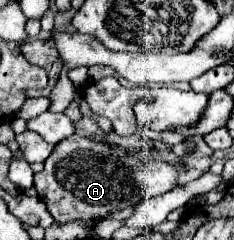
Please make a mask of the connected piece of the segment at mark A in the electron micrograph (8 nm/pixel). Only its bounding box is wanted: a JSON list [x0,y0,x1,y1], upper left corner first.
[34,134,176,224]

